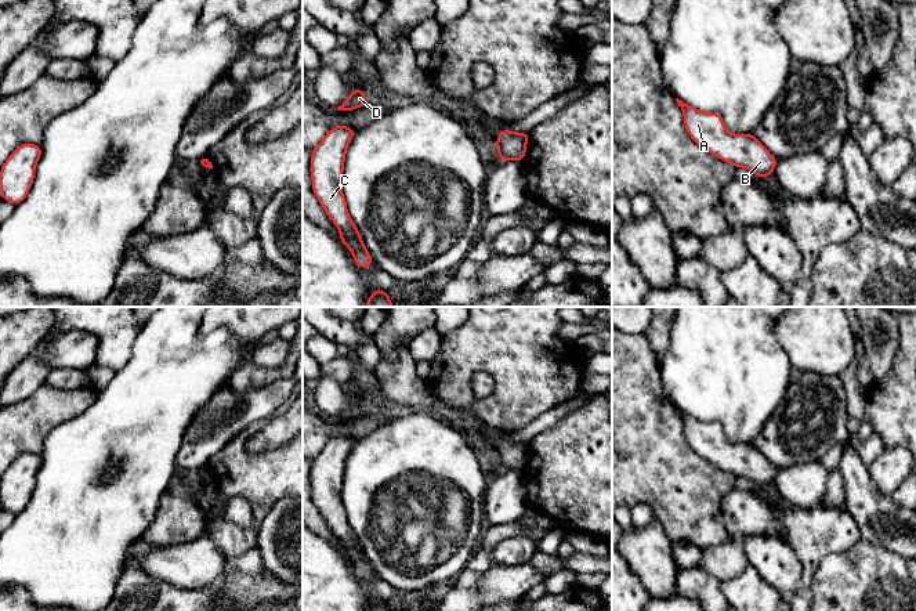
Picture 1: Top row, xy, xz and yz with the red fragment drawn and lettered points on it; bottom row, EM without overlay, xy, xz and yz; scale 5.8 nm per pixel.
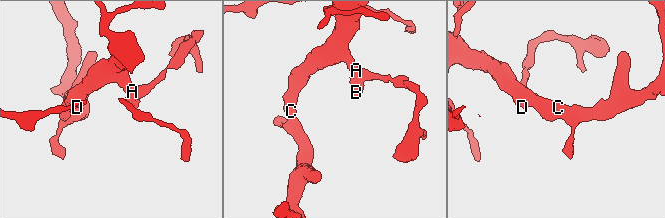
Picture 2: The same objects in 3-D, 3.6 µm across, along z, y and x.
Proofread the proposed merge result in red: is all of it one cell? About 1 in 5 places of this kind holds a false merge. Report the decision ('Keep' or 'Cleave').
Keep

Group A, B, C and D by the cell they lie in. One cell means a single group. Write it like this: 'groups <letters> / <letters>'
groups A B C D

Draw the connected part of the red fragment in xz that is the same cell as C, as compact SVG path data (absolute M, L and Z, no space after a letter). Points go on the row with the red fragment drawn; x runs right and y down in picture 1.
M343 124L329 130L323 140L312 148L312 191L322 207L340 231L340 239L351 250L355 264L368 268L373 264L354 221L341 189L341 177L347 148L355 129Z

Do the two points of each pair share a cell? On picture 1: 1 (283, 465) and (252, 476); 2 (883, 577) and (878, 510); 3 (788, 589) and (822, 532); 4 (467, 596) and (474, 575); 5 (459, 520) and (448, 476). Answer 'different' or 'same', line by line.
1: same
2: different
3: different
4: same
5: same

